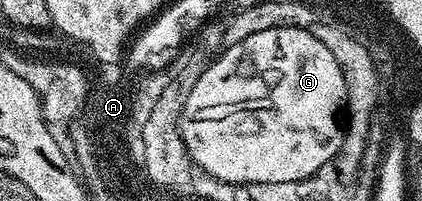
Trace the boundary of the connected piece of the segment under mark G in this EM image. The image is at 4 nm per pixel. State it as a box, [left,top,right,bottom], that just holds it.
[178,25,347,184]

